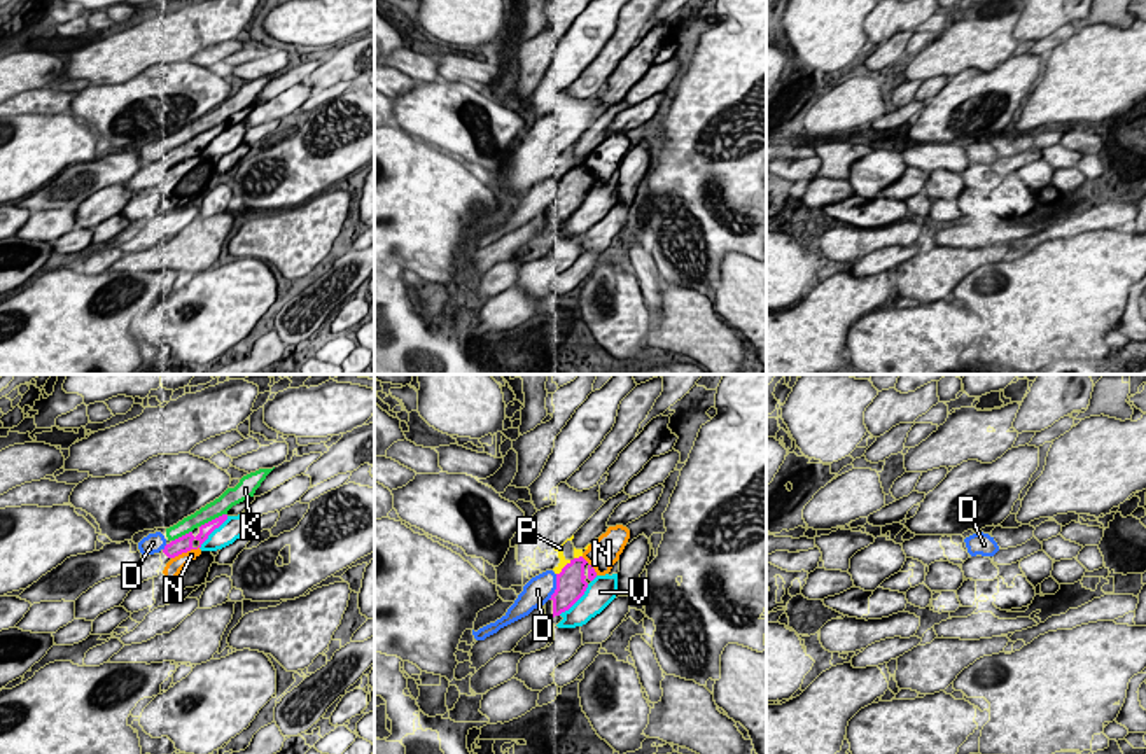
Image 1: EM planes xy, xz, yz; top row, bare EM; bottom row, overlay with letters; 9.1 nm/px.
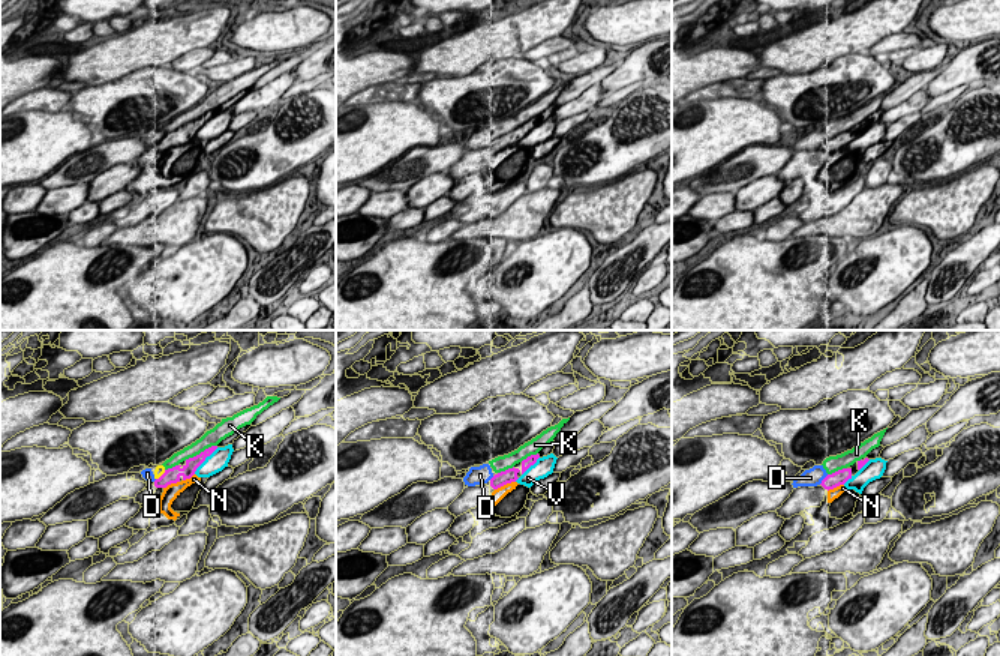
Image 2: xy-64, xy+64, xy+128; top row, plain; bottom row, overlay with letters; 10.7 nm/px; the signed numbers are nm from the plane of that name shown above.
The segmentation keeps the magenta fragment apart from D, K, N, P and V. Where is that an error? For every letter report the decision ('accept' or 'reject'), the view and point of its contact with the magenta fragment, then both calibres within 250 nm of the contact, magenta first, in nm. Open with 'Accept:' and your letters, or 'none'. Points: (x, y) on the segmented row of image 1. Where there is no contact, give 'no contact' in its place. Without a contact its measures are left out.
Accept: none
D: reject | xz (557, 586) | 280/240 nm
K: reject | xy (212, 520) | 120/160 nm
N: reject | xy (184, 551) | 160/140 nm
P: reject | xz (564, 567) | 280/70 nm
V: reject | xz (574, 602) | 280/260 nm

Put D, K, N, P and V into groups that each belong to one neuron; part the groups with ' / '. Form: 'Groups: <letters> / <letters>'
Groups: D P / K / N / V

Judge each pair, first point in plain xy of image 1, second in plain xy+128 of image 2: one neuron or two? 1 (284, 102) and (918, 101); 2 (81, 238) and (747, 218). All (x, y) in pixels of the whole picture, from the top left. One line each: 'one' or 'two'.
1: one
2: one

